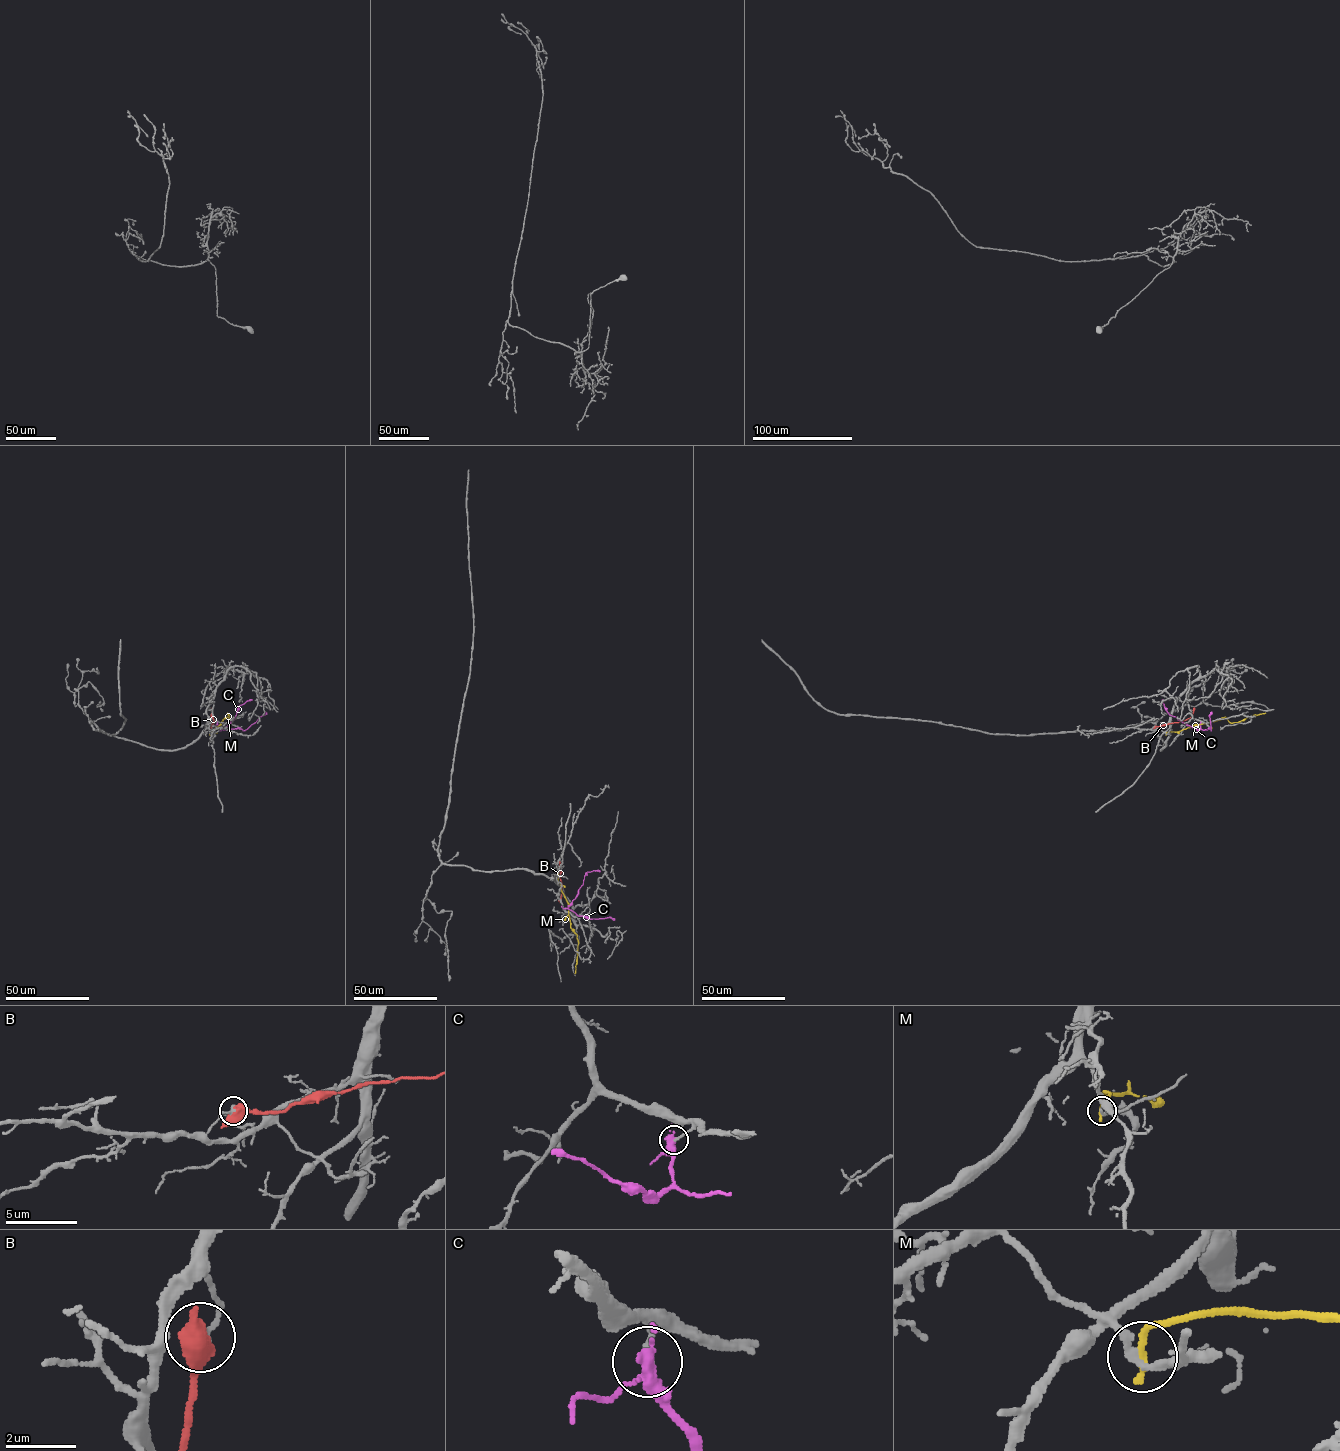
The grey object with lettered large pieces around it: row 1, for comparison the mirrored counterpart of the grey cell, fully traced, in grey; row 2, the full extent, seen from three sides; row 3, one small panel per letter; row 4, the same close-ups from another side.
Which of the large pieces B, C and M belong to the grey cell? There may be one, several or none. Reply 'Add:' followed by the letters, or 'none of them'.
Add: none of them

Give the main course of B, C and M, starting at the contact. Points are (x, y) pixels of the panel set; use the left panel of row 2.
B: (212, 726), (212, 708)
C: (217, 723), (223, 729), (235, 717), (237, 708), (252, 699)
M: (210, 734), (227, 717), (230, 722), (227, 713)

